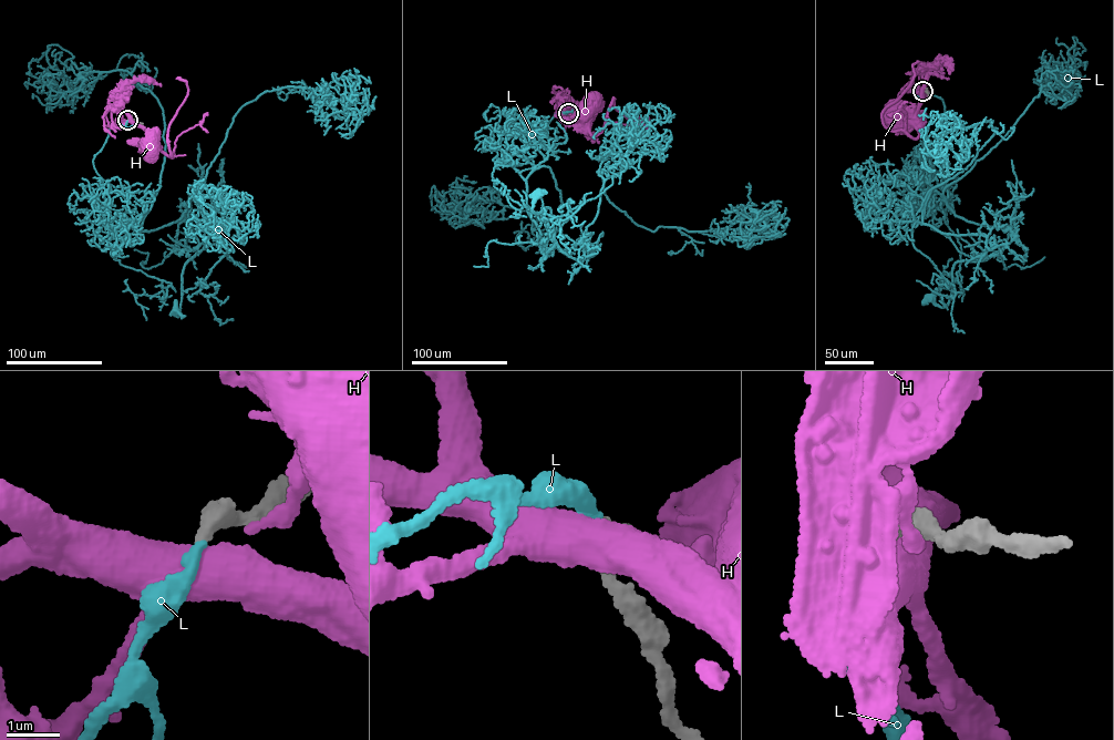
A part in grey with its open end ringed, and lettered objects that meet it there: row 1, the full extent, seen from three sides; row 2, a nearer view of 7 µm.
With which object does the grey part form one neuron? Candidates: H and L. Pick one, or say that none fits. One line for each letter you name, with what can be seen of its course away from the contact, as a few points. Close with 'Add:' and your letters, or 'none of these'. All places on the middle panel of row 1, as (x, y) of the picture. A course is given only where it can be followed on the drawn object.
L: it runs (568, 112), (513, 129), (533, 162), (527, 209), (546, 257), (552, 214), (534, 213), (536, 195)
Add: L

